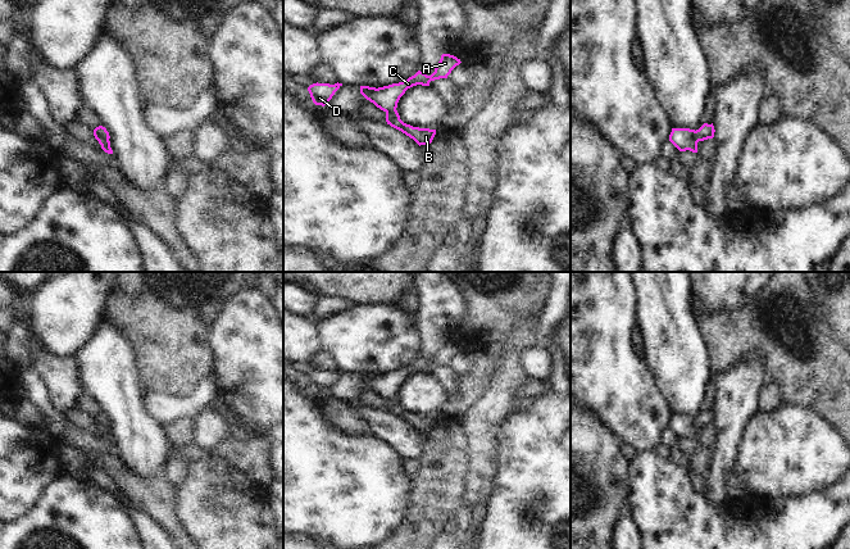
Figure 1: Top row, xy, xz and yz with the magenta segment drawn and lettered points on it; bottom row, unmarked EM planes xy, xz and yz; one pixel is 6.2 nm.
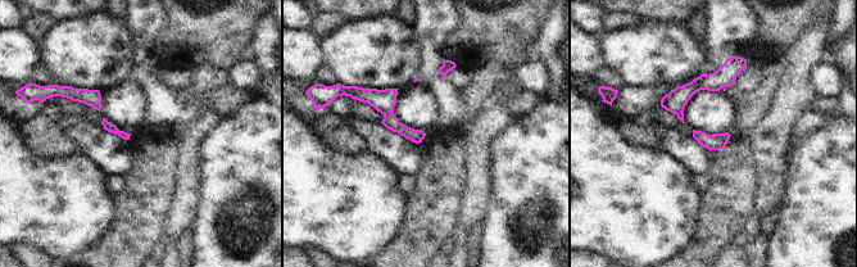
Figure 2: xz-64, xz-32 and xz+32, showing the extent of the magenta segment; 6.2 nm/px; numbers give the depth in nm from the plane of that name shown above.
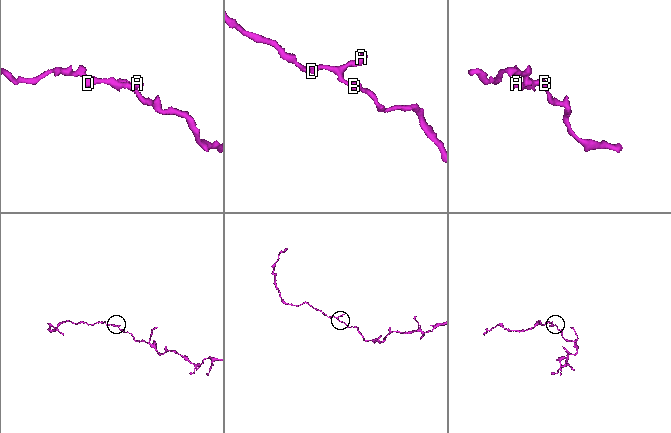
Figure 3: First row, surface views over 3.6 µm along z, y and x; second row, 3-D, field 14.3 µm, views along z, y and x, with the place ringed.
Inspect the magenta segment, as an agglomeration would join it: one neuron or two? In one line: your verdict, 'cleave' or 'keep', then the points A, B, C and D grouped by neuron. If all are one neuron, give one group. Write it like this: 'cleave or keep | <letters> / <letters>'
keep | A B C D

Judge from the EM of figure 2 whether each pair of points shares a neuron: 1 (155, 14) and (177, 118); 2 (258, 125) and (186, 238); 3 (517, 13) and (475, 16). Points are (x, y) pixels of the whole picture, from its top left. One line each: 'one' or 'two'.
1: one
2: two
3: one

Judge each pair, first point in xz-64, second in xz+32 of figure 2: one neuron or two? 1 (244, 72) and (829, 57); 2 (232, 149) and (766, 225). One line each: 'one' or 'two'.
1: two
2: two

